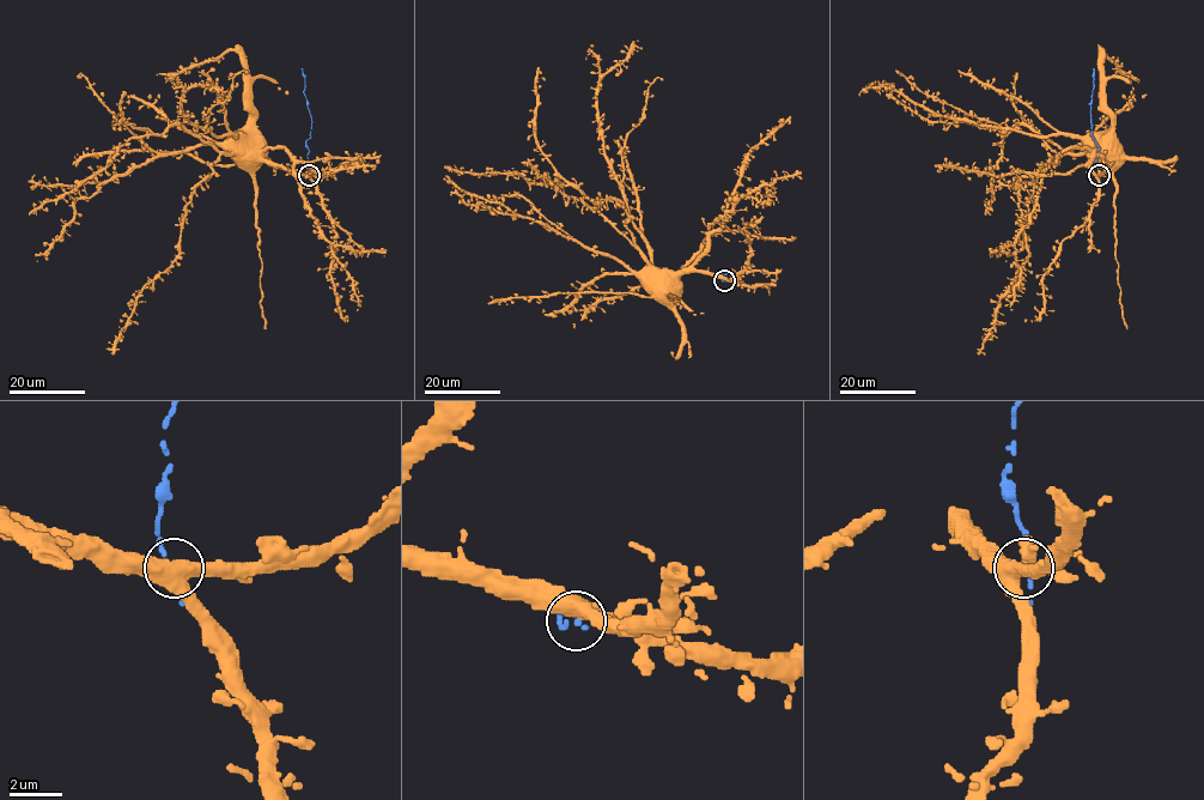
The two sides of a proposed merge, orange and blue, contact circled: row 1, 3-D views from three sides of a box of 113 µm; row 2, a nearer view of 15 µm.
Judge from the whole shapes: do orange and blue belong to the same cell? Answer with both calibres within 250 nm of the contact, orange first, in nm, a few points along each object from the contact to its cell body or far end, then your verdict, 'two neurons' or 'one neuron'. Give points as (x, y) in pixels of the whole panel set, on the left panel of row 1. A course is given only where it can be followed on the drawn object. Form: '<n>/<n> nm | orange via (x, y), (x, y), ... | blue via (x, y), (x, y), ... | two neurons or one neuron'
400/150 nm | orange via (309, 174), (256, 161), (236, 141) | blue via (309, 174), (305, 140), (310, 137), (312, 121), (300, 68) | one neuron

